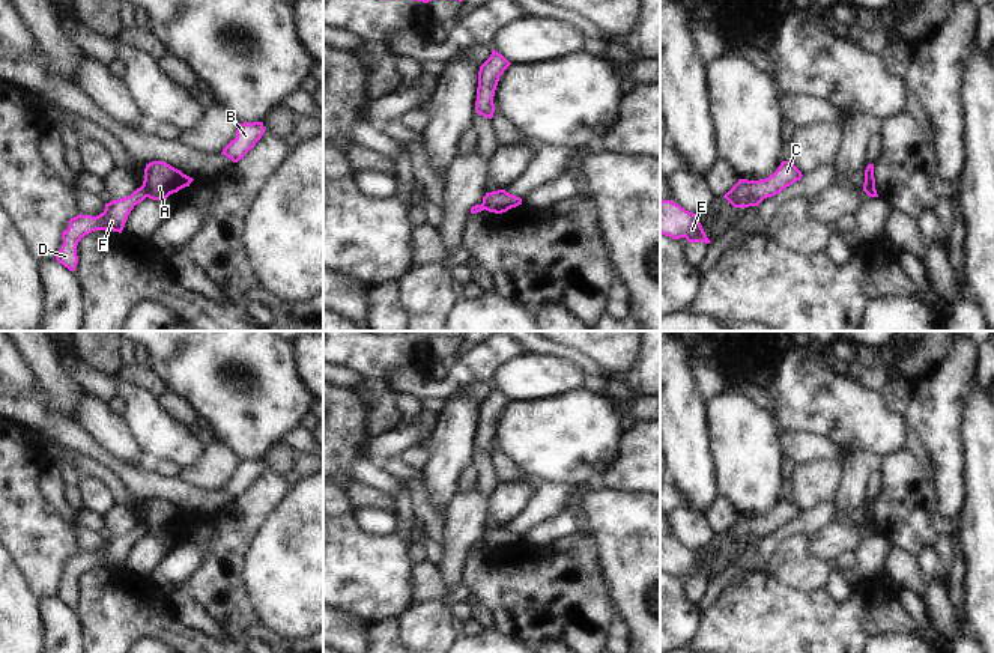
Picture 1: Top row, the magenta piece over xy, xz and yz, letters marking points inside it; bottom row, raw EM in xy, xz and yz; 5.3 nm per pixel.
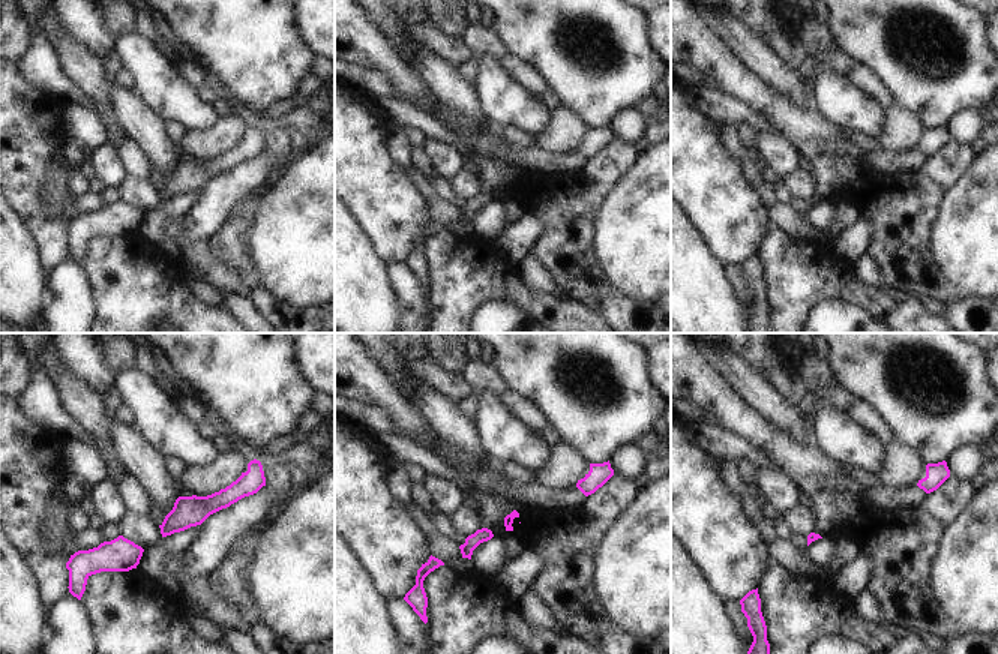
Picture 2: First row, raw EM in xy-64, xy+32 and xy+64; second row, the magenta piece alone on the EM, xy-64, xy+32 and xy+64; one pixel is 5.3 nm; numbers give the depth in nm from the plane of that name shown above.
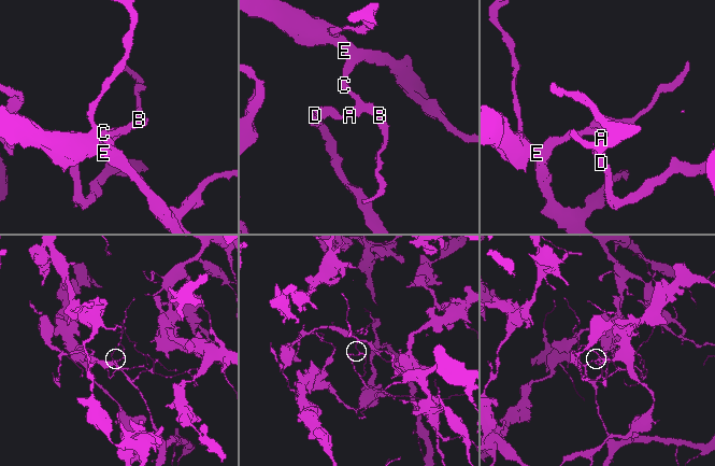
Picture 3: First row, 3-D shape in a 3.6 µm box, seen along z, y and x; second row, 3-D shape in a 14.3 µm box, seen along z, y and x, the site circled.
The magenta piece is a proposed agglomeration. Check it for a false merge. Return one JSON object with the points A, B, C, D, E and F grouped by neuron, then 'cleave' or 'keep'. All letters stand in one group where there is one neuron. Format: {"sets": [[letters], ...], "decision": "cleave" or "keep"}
{"sets": [["A", "B", "C", "E"], ["D", "F"]], "decision": "cleave"}

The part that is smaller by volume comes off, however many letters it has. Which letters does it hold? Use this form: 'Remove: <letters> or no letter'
Remove: D, F

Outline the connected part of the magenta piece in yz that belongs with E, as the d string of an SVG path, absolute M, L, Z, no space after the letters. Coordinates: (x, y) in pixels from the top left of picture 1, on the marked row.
M672 200L660 202L660 233L672 239L686 238L690 244L711 242L699 223L698 214L686 211Z

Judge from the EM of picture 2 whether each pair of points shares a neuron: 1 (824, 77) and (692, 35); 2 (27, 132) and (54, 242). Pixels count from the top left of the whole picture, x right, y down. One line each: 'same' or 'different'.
1: different
2: same

